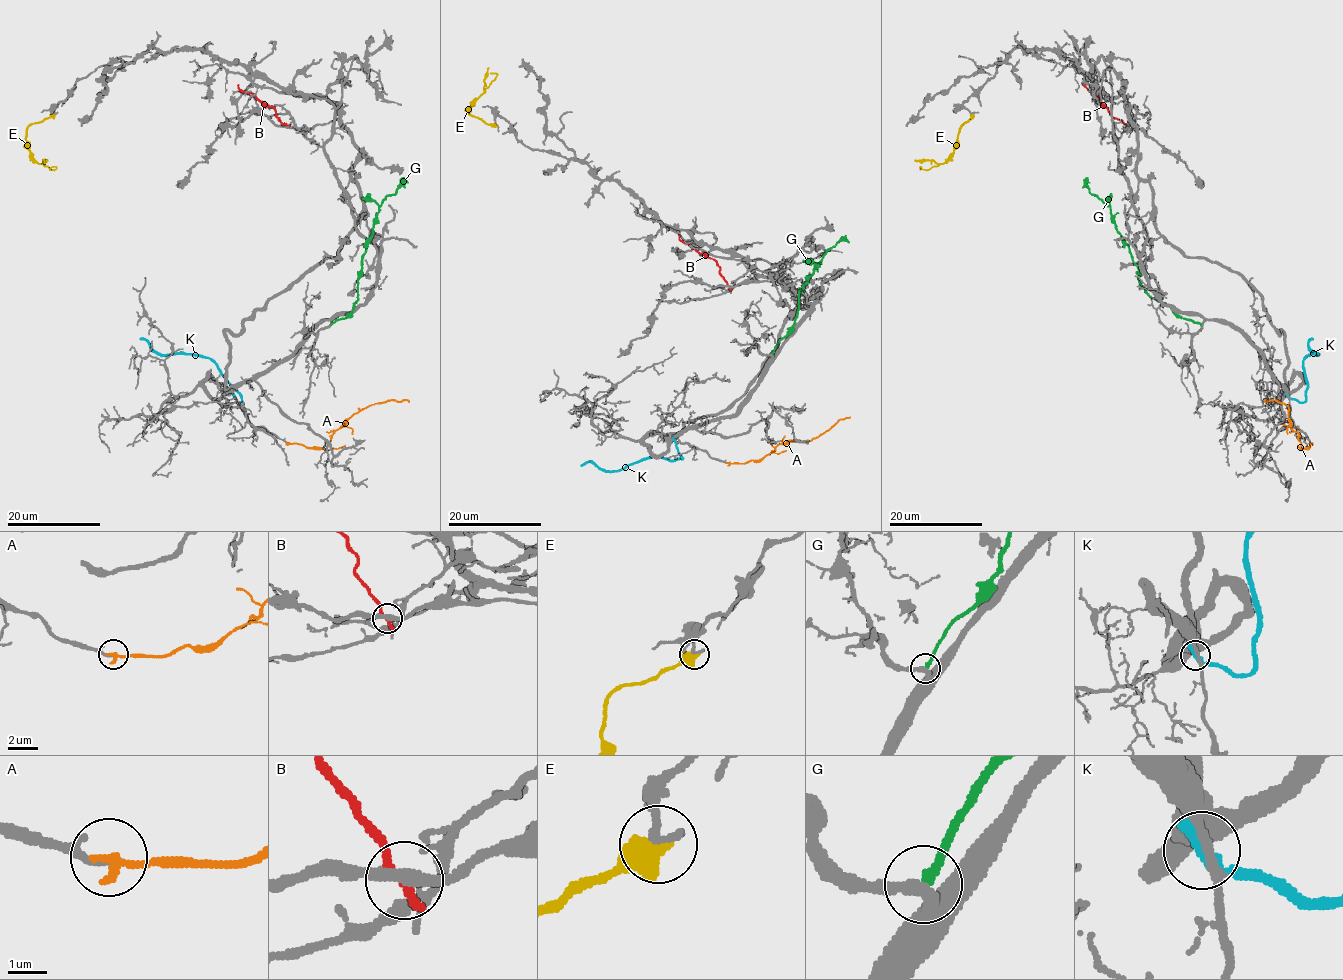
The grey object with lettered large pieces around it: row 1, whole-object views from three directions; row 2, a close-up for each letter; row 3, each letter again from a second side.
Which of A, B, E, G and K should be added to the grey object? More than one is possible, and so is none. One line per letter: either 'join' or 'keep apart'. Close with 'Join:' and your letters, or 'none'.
A: join
B: keep apart
E: keep apart
G: keep apart
K: keep apart
Join: A

